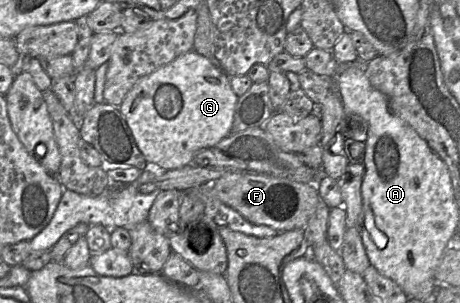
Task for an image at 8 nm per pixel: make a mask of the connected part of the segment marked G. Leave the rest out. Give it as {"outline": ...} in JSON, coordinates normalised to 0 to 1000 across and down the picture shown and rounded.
{"outline":[[[422,162],[304,257],[274,310],[259,363],[317,531],[361,561],[391,558],[417,541],[428,502],[463,485],[493,452],[504,429],[520,323],[500,261],[465,198]]]}

